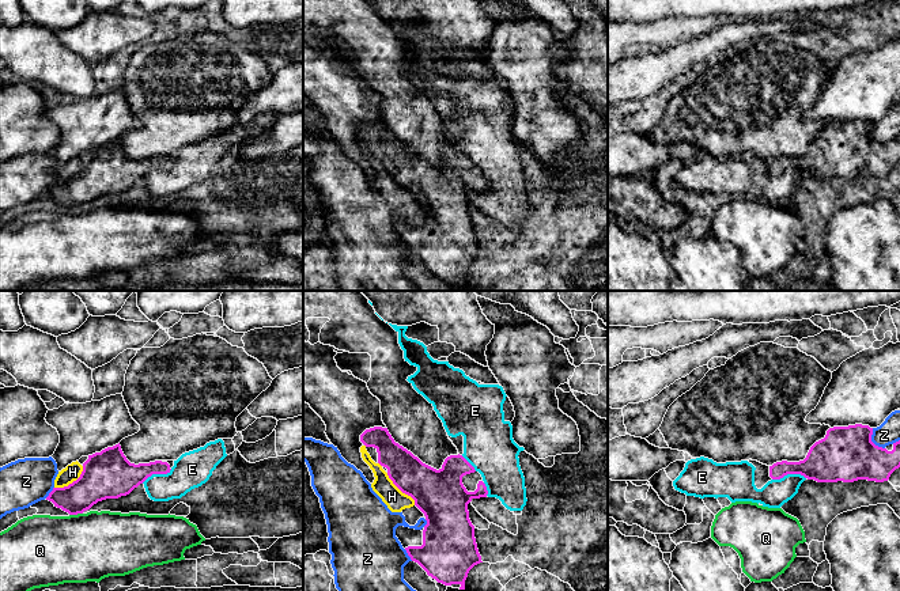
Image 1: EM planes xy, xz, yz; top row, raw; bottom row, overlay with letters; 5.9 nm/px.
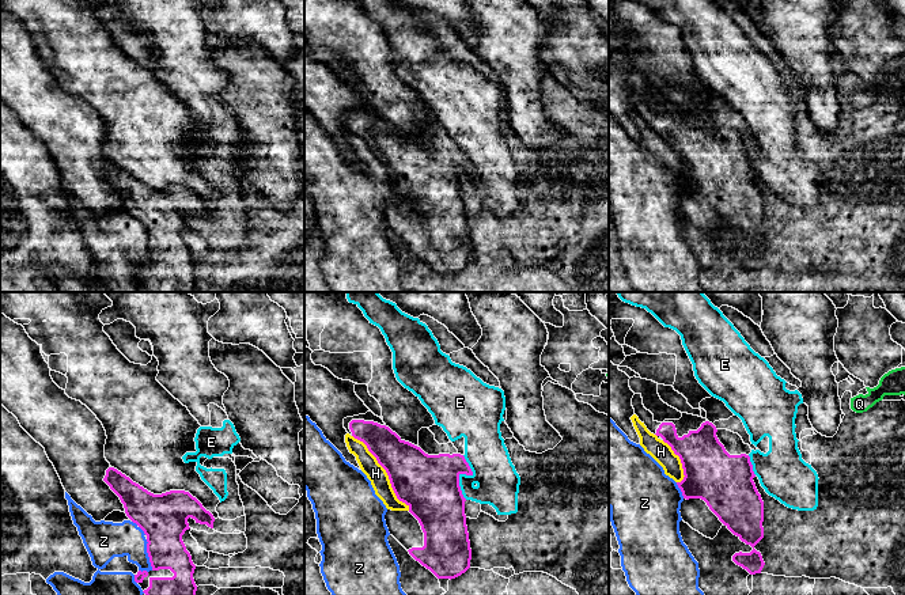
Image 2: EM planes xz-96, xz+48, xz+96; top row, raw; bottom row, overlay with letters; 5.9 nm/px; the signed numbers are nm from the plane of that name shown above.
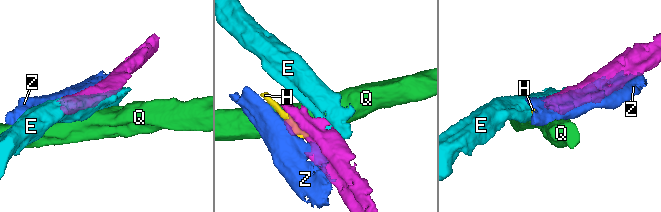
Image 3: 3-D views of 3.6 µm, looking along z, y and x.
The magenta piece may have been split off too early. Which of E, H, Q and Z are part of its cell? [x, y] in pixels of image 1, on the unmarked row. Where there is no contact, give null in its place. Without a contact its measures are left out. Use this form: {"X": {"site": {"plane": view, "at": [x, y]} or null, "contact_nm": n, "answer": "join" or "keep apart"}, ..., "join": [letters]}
{"E": {"site": {"plane": "yz", "at": [789, 169]}, "contact_nm": 200, "answer": "keep apart"}, "H": {"site": {"plane": "xz", "at": [401, 186]}, "contact_nm": 260, "answer": "keep apart"}, "Q": {"site": {"plane": "xy", "at": [75, 209]}, "contact_nm": 80, "answer": "keep apart"}, "Z": {"site": {"plane": "yz", "at": [870, 136]}, "contact_nm": 150, "answer": "keep apart"}, "join": []}

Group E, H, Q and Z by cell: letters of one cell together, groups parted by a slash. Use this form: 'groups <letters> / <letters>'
groups E / H Z / Q

